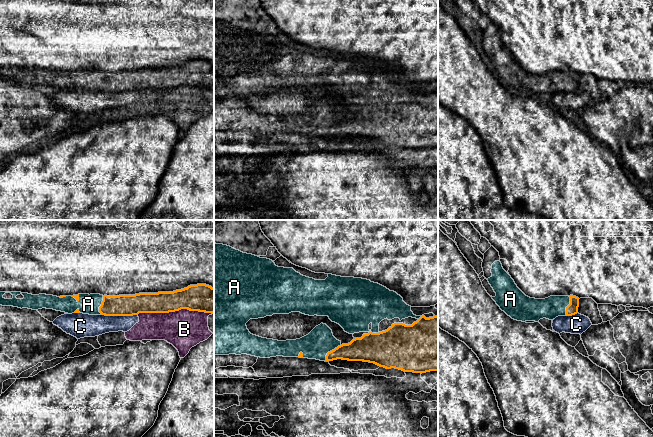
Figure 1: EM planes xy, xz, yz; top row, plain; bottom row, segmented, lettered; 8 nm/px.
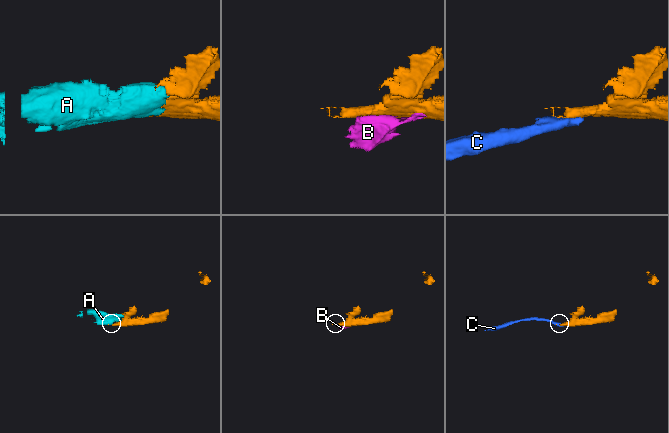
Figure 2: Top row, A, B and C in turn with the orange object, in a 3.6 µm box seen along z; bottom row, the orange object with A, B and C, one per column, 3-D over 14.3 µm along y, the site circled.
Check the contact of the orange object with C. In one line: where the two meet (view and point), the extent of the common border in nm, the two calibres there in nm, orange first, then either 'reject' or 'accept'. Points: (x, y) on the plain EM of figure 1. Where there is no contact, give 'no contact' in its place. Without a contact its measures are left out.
contact xy (119, 91); length 300 nm; calibres 180 and 180 nm; reject

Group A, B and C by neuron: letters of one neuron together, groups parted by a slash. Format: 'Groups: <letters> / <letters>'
Groups: A / B C

